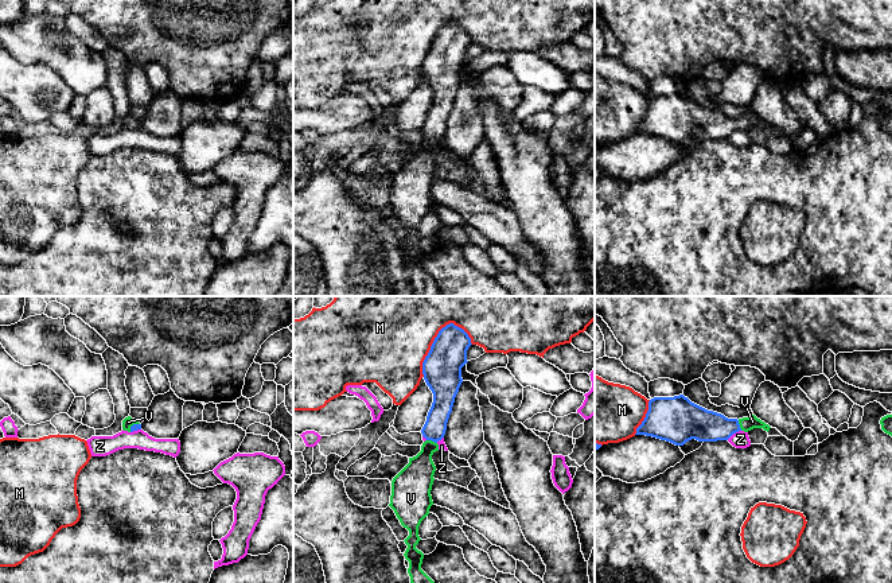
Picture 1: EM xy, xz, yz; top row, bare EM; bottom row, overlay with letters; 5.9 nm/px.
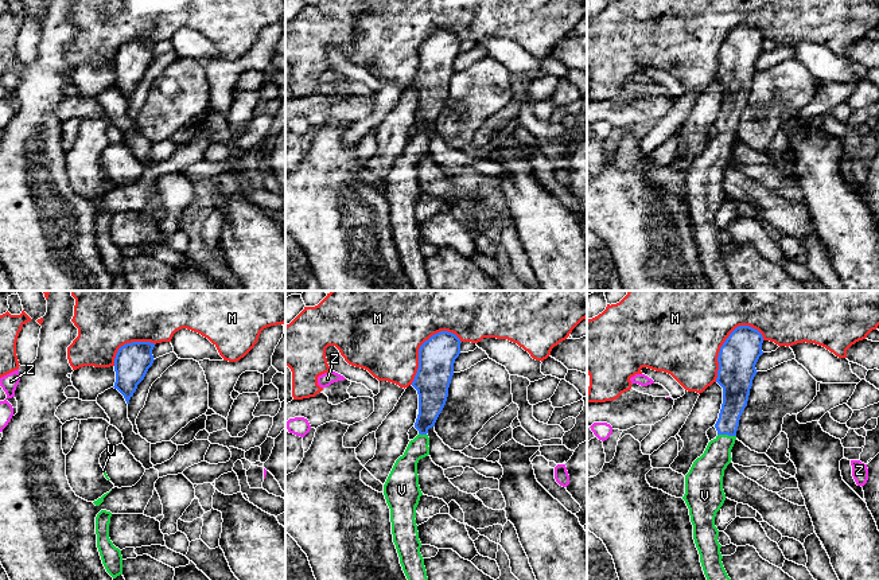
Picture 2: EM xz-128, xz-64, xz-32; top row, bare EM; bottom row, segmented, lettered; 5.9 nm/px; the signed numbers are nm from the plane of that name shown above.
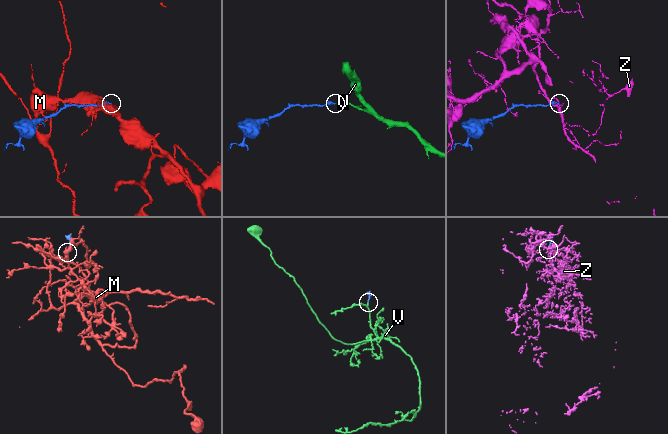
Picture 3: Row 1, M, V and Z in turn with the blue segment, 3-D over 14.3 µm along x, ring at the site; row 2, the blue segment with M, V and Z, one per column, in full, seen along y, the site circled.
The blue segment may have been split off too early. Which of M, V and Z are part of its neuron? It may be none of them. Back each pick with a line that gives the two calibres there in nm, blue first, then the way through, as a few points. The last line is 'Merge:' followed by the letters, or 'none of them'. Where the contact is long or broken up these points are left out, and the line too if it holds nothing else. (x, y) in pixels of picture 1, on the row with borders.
V: Thickness 140 nm (blue) against 200 nm. Path across: xz (435, 427), (432, 440), (416, 478)
Merge: V

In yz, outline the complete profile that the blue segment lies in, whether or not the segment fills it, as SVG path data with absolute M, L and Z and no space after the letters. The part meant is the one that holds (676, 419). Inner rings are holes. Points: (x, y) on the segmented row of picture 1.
M679 395L651 399L646 417L635 435L653 436L683 446L692 439L698 442L728 440L739 431L748 432L753 428L763 428L768 432L771 427L755 415L739 420L728 419Z

